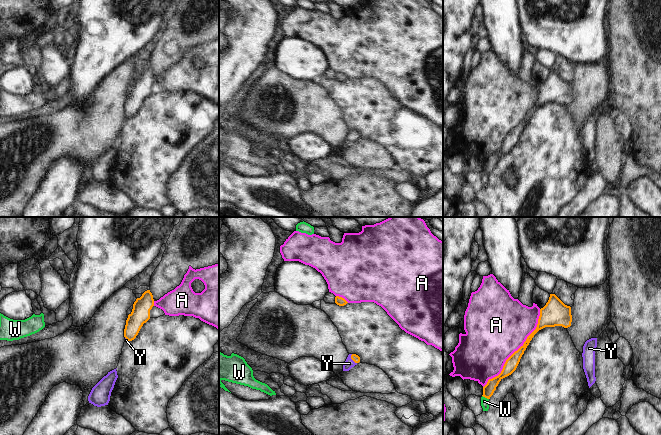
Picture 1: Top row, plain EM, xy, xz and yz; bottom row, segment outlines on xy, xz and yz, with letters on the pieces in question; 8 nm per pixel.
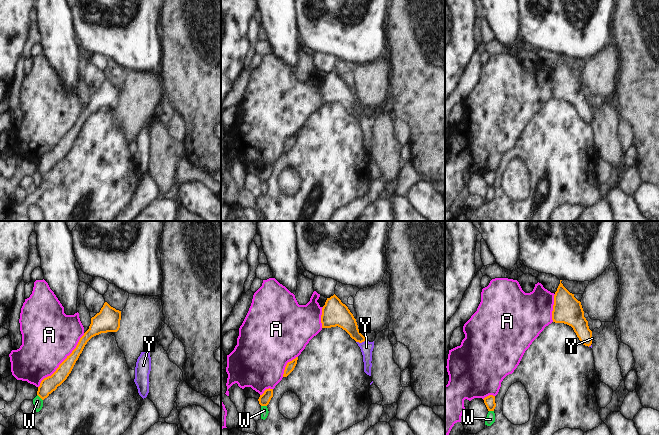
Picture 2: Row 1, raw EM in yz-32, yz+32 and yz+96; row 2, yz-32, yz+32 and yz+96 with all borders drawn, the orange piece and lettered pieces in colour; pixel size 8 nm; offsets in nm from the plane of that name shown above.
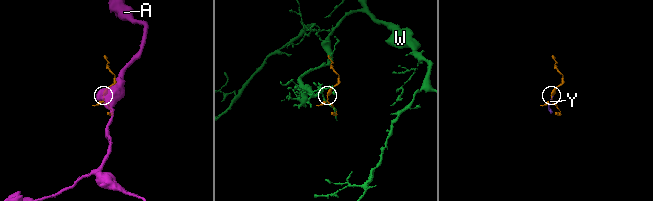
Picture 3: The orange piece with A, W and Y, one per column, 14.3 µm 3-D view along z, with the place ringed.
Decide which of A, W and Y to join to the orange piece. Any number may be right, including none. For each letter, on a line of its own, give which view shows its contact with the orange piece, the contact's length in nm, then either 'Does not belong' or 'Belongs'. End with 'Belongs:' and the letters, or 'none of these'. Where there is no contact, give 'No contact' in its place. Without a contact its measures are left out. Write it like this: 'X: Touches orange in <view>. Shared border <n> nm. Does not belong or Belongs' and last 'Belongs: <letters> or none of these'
A: Touches orange in yz. Shared border 800 nm. Does not belong
W: Touches orange in yz. Shared border 70 nm. Does not belong
Y: Touches orange in xz. Shared border 90 nm. Belongs
Belongs: Y.

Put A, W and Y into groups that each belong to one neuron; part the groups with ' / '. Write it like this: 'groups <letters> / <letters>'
groups A / W / Y

